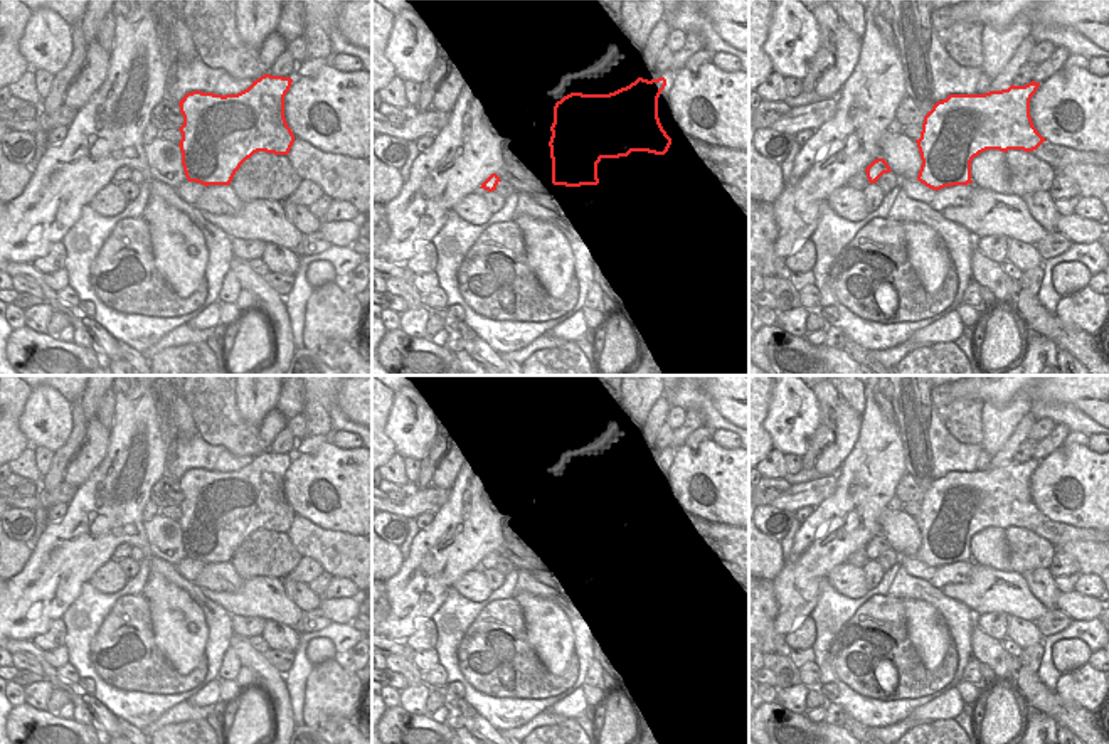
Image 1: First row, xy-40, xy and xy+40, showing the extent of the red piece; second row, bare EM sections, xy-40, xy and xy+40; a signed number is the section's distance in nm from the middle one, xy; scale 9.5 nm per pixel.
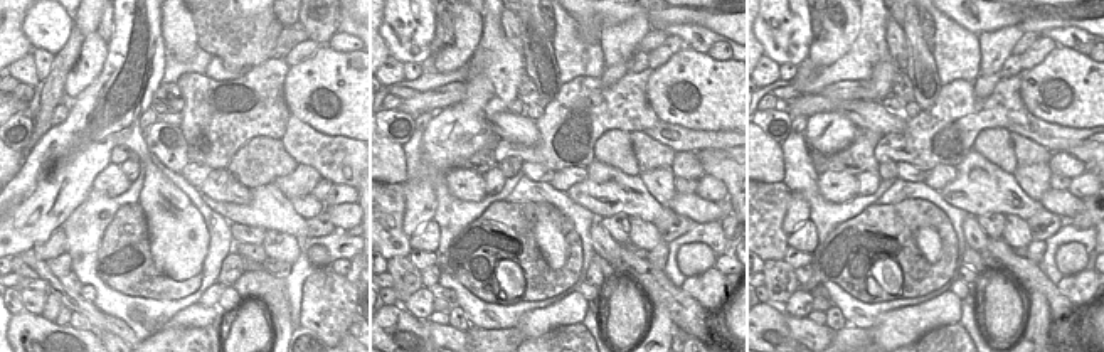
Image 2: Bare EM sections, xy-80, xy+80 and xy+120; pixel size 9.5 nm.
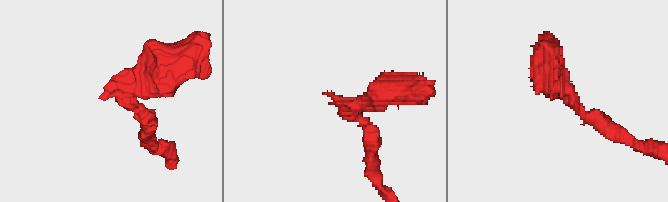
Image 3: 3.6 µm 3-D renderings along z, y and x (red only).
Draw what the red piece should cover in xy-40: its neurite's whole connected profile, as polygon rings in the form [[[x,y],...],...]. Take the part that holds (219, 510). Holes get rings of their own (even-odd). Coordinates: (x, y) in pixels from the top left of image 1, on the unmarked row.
[[[264,451],[237,471],[187,470],[178,480],[183,493],[178,523],[187,557],[205,564],[231,562],[236,549],[254,530],[288,532],[294,520],[284,495],[284,473],[291,460],[291,454]]]

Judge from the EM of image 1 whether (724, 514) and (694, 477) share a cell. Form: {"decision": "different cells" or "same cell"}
{"decision": "same cell"}

